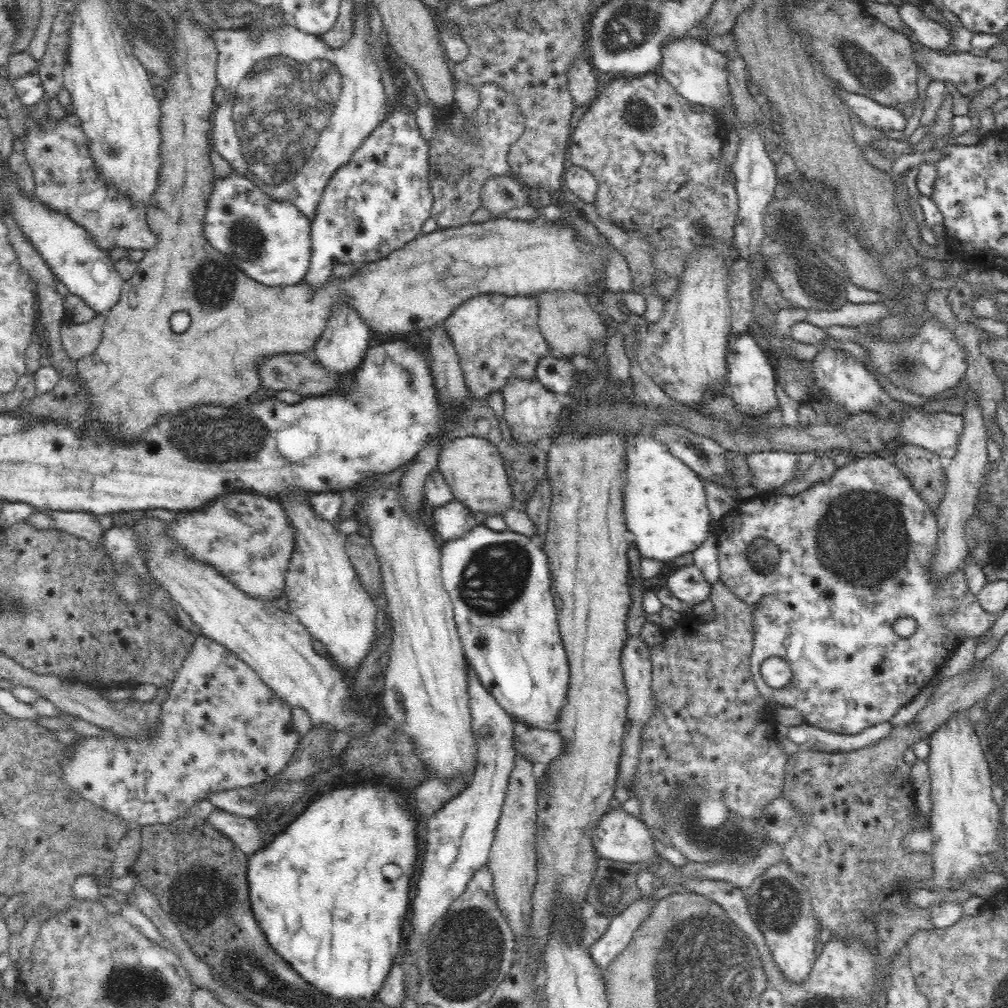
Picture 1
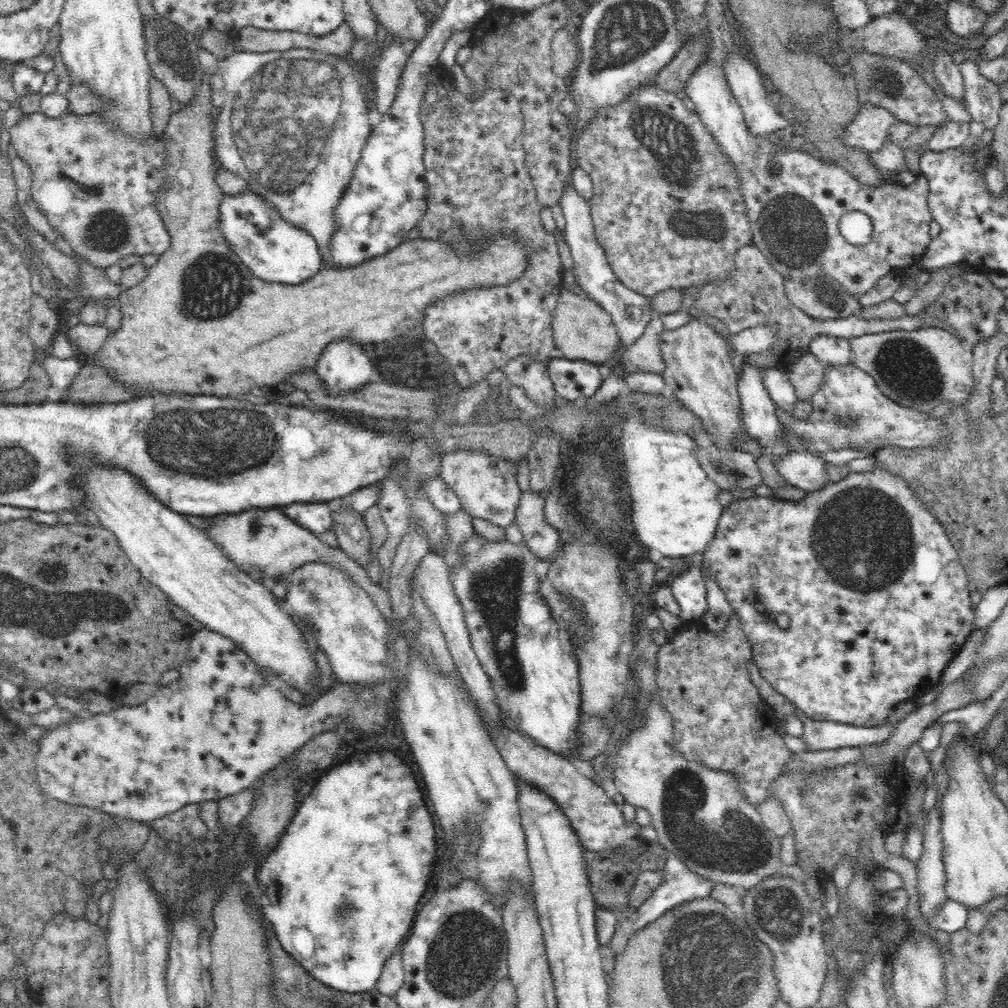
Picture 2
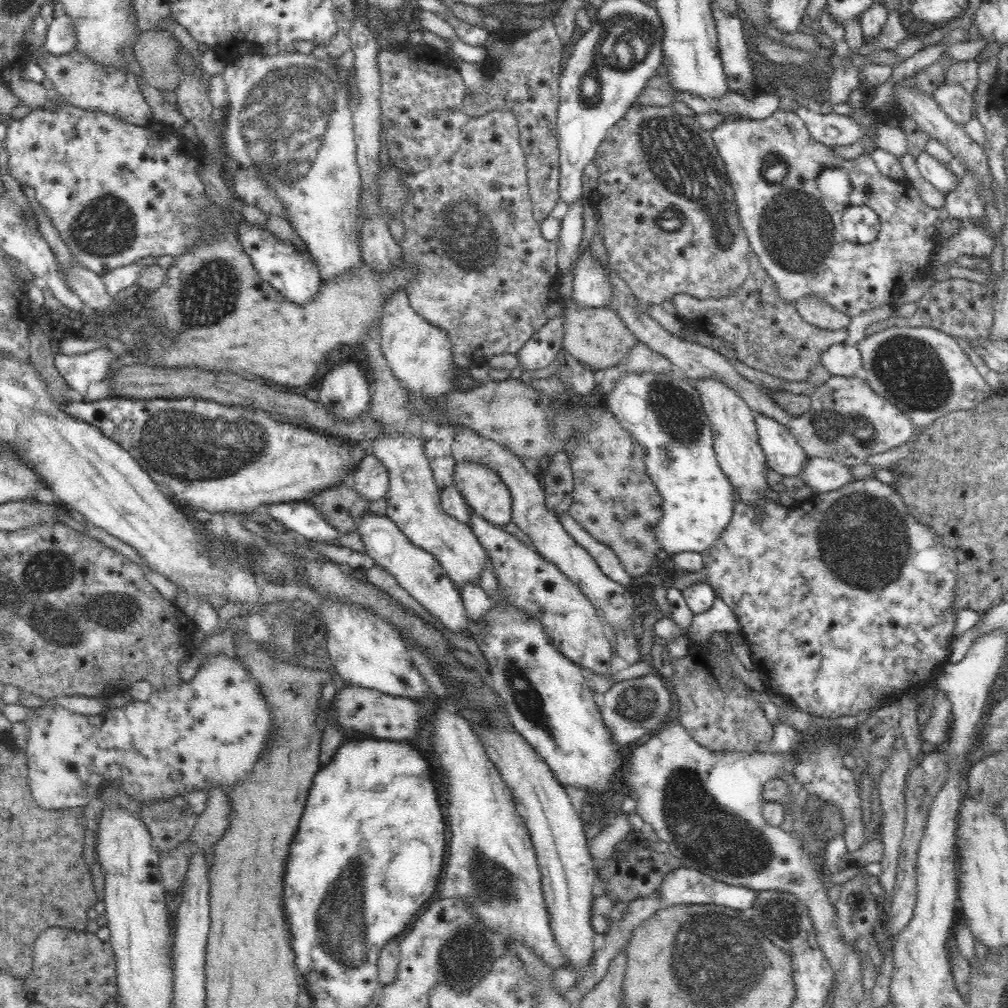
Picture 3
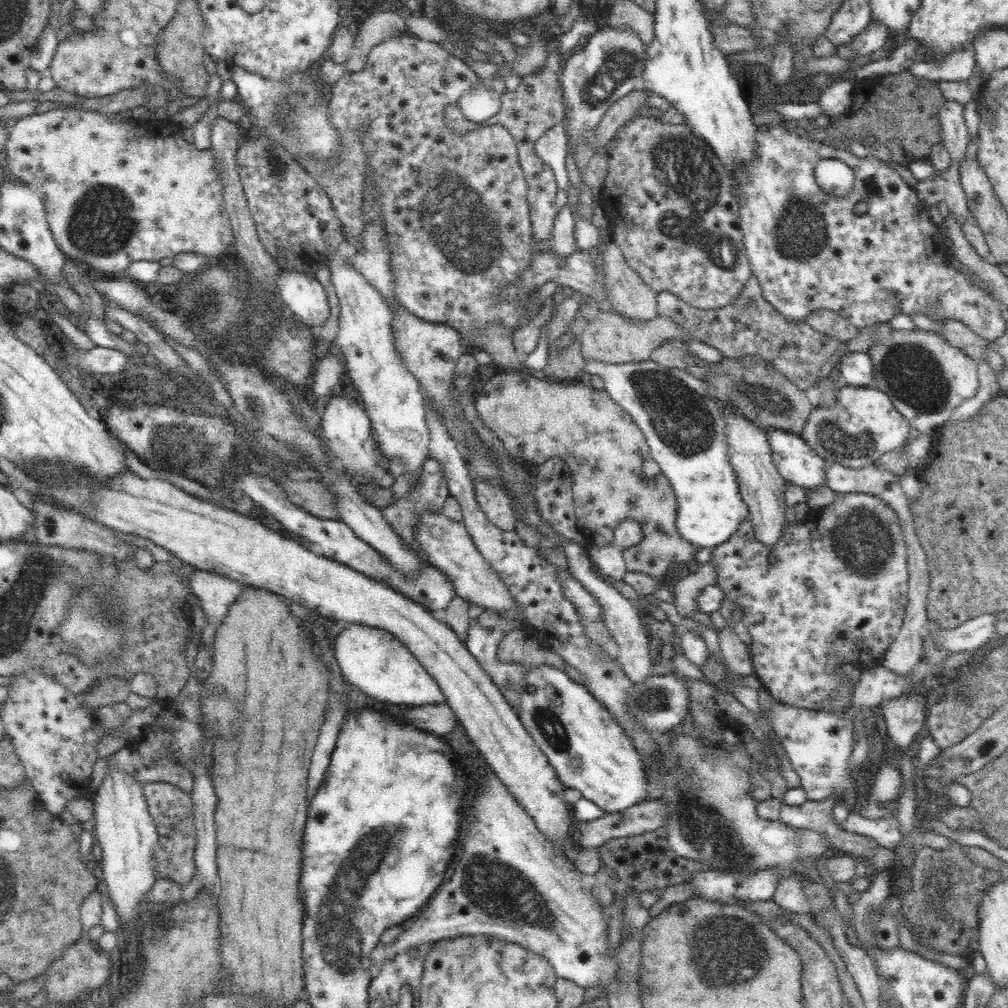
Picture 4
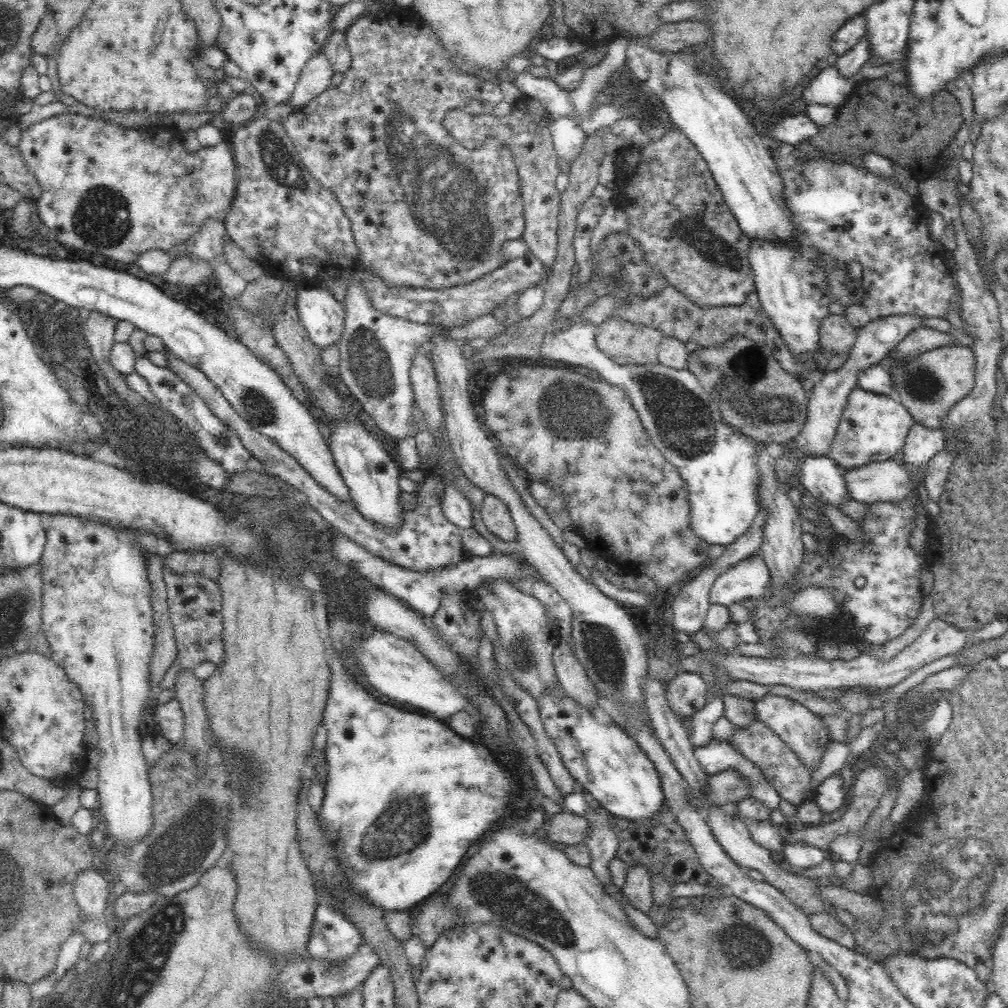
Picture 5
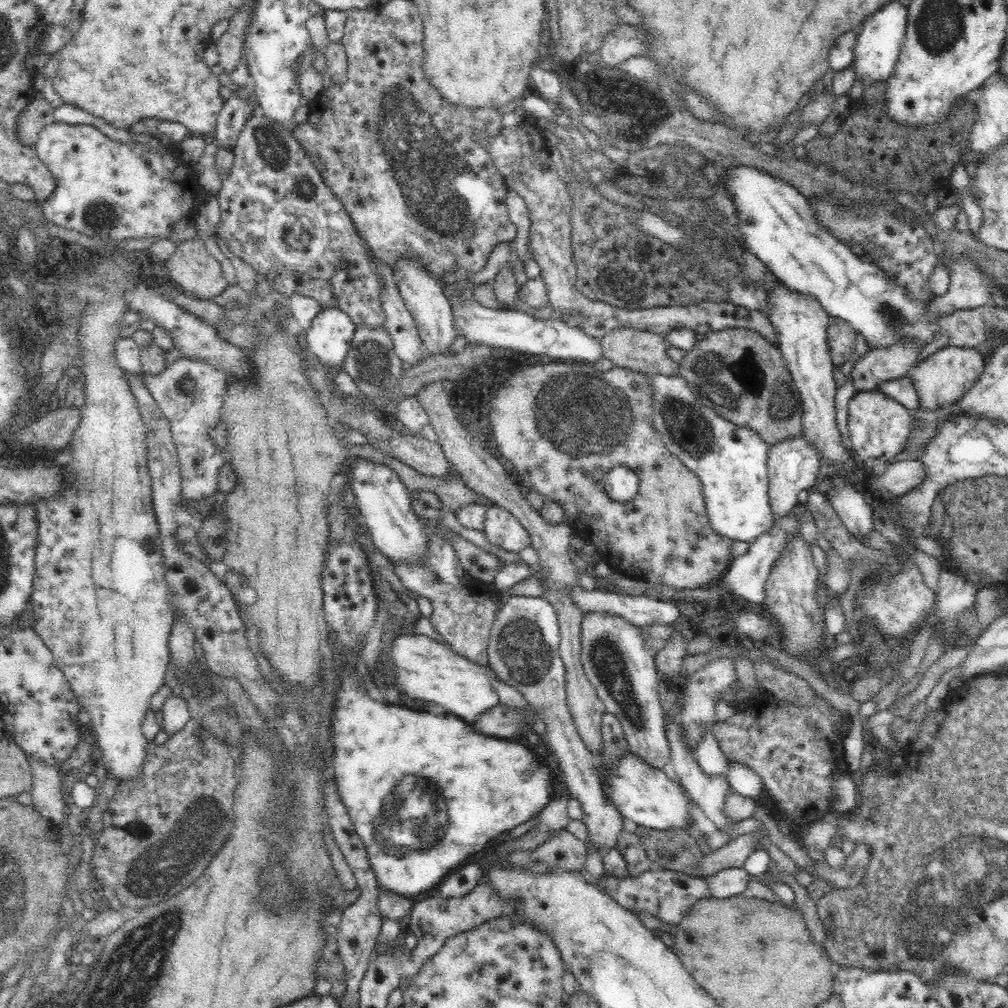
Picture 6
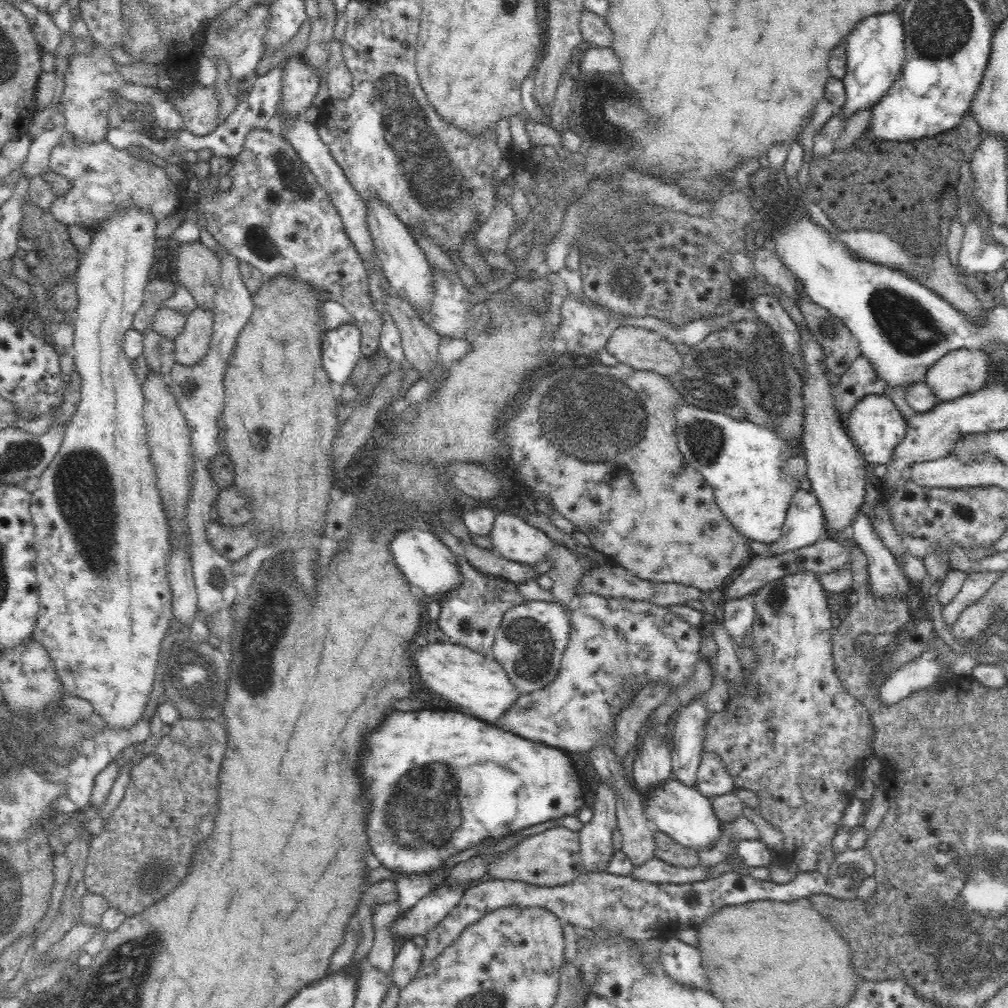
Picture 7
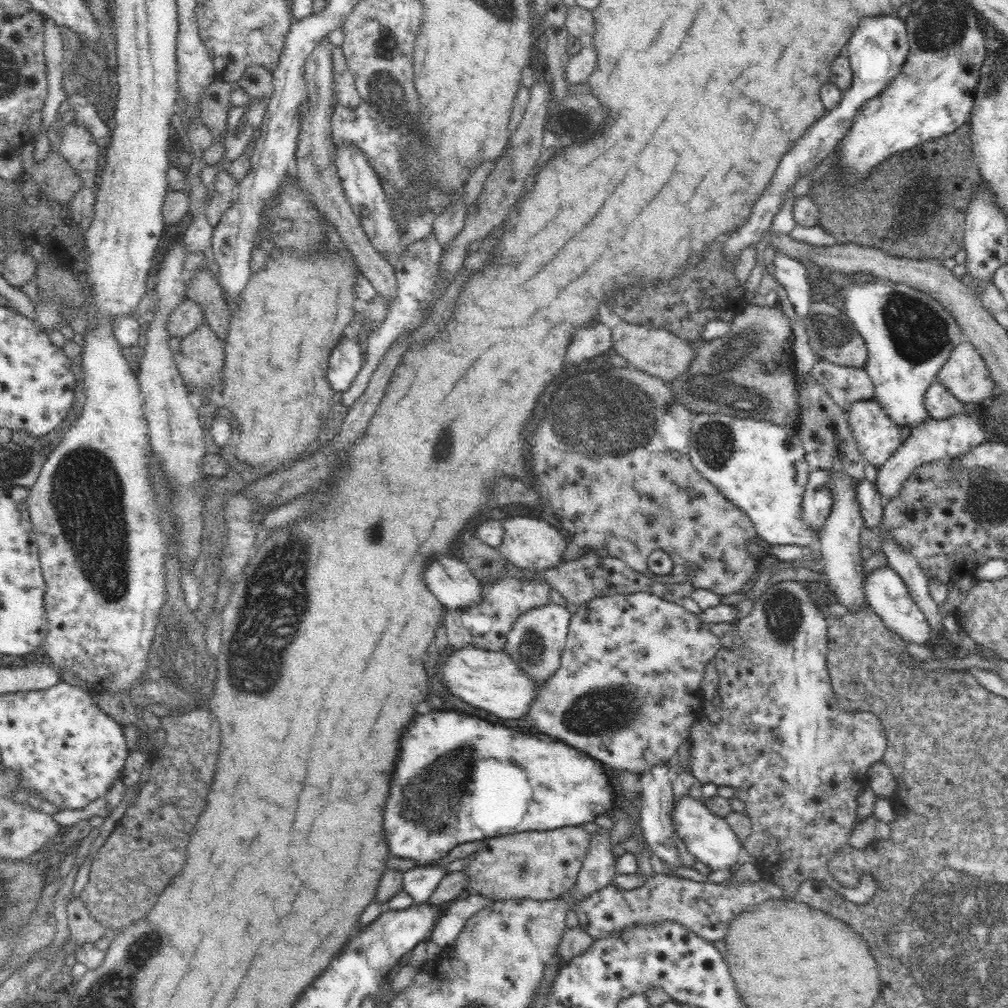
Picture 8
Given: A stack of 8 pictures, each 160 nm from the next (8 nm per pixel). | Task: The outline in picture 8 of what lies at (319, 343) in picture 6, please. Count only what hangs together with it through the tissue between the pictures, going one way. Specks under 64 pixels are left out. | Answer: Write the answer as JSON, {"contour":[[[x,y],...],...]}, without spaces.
{"contour":[[[348,333],[330,355],[327,377],[334,392],[346,392],[364,362],[357,335]]]}

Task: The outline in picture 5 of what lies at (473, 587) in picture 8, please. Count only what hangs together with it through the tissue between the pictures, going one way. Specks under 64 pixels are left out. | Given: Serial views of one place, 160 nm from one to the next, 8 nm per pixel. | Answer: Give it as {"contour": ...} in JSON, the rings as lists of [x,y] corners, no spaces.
{"contour":[[[365,419],[355,421],[332,421],[331,436],[327,436],[329,448],[333,454],[336,466],[344,479],[344,484],[350,489],[350,497],[358,512],[366,520],[370,520],[388,528],[398,528],[402,522],[401,512],[401,490],[398,481],[405,475],[404,471],[395,459],[395,456],[384,450],[380,440],[370,434],[371,426],[365,425]]]}

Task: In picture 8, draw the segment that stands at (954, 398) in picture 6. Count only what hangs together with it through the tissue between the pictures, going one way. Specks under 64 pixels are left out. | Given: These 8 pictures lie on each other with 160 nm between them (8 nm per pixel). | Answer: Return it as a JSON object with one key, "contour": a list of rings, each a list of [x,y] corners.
{"contour":[[[966,339],[951,352],[948,360],[938,371],[937,378],[956,399],[968,405],[981,405],[985,399],[991,398],[995,386],[982,355]]]}

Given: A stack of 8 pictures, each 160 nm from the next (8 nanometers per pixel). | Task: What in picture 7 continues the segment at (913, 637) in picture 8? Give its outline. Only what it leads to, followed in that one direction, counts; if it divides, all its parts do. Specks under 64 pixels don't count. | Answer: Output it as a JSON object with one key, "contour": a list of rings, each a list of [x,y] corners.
{"contour":[[[860,511],[851,522],[853,540],[866,555],[868,563],[868,589],[883,600],[904,597],[907,602],[908,586],[912,583],[906,576],[894,555],[884,546],[868,513]]]}

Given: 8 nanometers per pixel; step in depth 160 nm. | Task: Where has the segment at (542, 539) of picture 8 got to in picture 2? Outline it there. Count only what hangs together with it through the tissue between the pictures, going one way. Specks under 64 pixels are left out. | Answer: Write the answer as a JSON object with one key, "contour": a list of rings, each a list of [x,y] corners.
{"contour":[[[458,449],[443,455],[439,476],[456,493],[461,508],[471,517],[489,520],[502,528],[510,526],[515,520],[521,491],[512,470],[512,461],[480,449]]]}

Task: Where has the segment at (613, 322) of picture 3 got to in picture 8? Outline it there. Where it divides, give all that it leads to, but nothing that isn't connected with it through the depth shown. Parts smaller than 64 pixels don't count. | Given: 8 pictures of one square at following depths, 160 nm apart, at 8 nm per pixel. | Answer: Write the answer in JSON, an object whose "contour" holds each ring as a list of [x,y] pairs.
{"contour":[[[618,324],[611,334],[614,350],[623,356],[630,365],[647,372],[650,376],[660,377],[665,383],[671,383],[677,376],[688,370],[693,361],[695,350],[690,342],[682,340],[677,334],[663,328],[649,325]]]}

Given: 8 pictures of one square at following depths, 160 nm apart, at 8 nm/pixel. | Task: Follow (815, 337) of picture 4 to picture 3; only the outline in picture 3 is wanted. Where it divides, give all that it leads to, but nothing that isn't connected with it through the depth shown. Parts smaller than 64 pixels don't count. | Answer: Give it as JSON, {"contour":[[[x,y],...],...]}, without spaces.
{"contour":[[[750,249],[749,273],[743,285],[725,297],[698,299],[688,293],[672,298],[680,319],[692,322],[699,330],[716,335],[736,350],[736,356],[750,368],[780,377],[788,382],[806,381],[809,370],[821,362],[821,354],[832,345],[844,343],[848,329],[830,330],[807,323],[794,303],[776,293],[774,281]]]}

